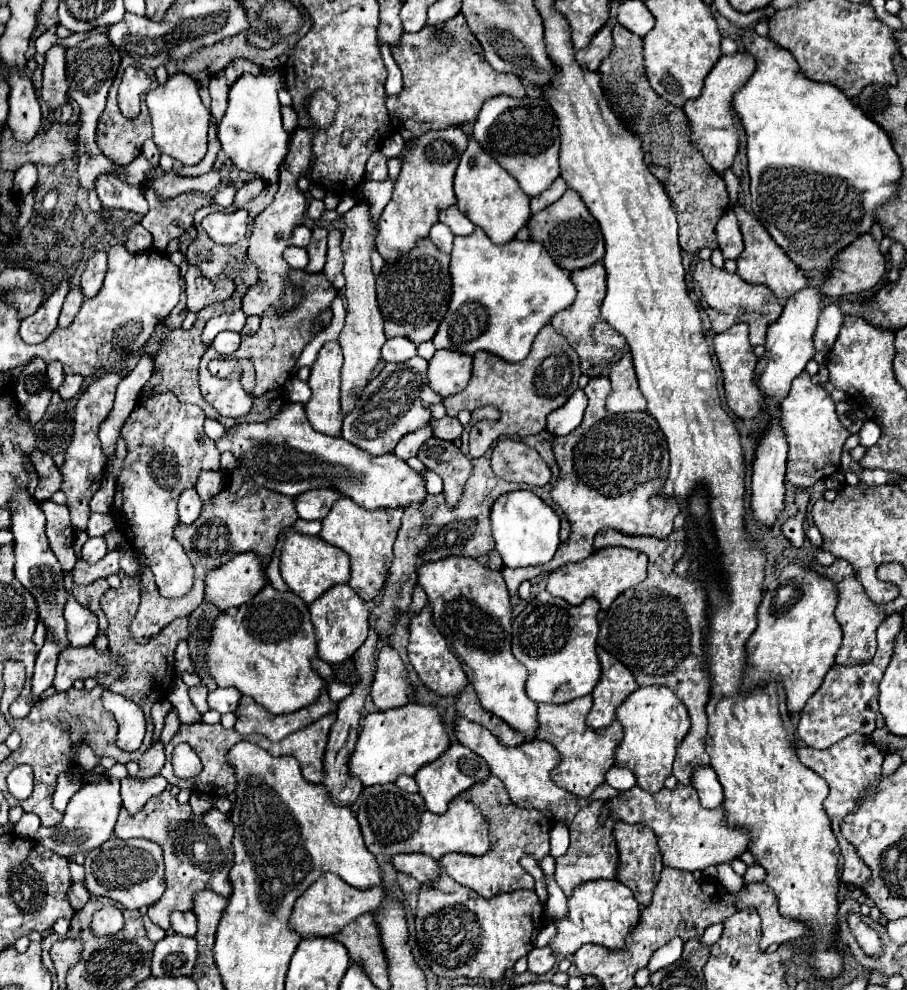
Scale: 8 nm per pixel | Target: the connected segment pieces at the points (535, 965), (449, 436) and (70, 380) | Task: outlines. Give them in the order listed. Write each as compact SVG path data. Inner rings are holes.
M548 946L546 948L534 948L528 954L528 970L534 974L546 974L548 970L552 970L554 962L556 962L556 958Z
M440 418L440 420L430 420L432 426L432 434L440 440L456 440L462 434L462 424L458 422L458 418Z
M74 374L74 376L66 376L64 378L64 382L60 384L60 388L58 388L58 394L64 398L64 400L70 400L72 396L76 396L78 392L80 392L80 388L82 388L82 376L78 376L78 374Z

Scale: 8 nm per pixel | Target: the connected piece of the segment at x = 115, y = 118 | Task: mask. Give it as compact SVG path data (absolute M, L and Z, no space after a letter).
M124 56L122 58L122 64L118 68L118 74L116 74L116 80L108 92L108 102L106 102L106 110L104 114L100 116L98 120L98 132L96 132L96 144L98 148L102 150L102 154L112 160L114 164L130 164L138 154L140 154L140 148L144 144L144 140L152 138L152 124L150 124L150 116L148 114L140 114L136 120L124 120L120 116L120 110L118 110L118 104L116 104L116 90L118 90L118 84L120 84L120 76L122 72L128 68L128 66L136 66L136 60L132 56Z

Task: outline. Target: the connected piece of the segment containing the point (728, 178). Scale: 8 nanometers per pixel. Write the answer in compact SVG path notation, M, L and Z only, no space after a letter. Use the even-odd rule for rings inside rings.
M732 170L722 174L726 186L728 186L728 194L730 194L730 204L736 204L736 190L738 190L738 178L732 174Z

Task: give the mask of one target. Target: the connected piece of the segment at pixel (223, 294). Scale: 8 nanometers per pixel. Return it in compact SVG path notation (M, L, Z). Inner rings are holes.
M192 266L184 276L184 284L186 284L186 296L188 296L186 300L188 312L200 312L210 304L224 302L232 298L236 290L236 282L226 274L209 279L203 276L198 268L192 268Z

